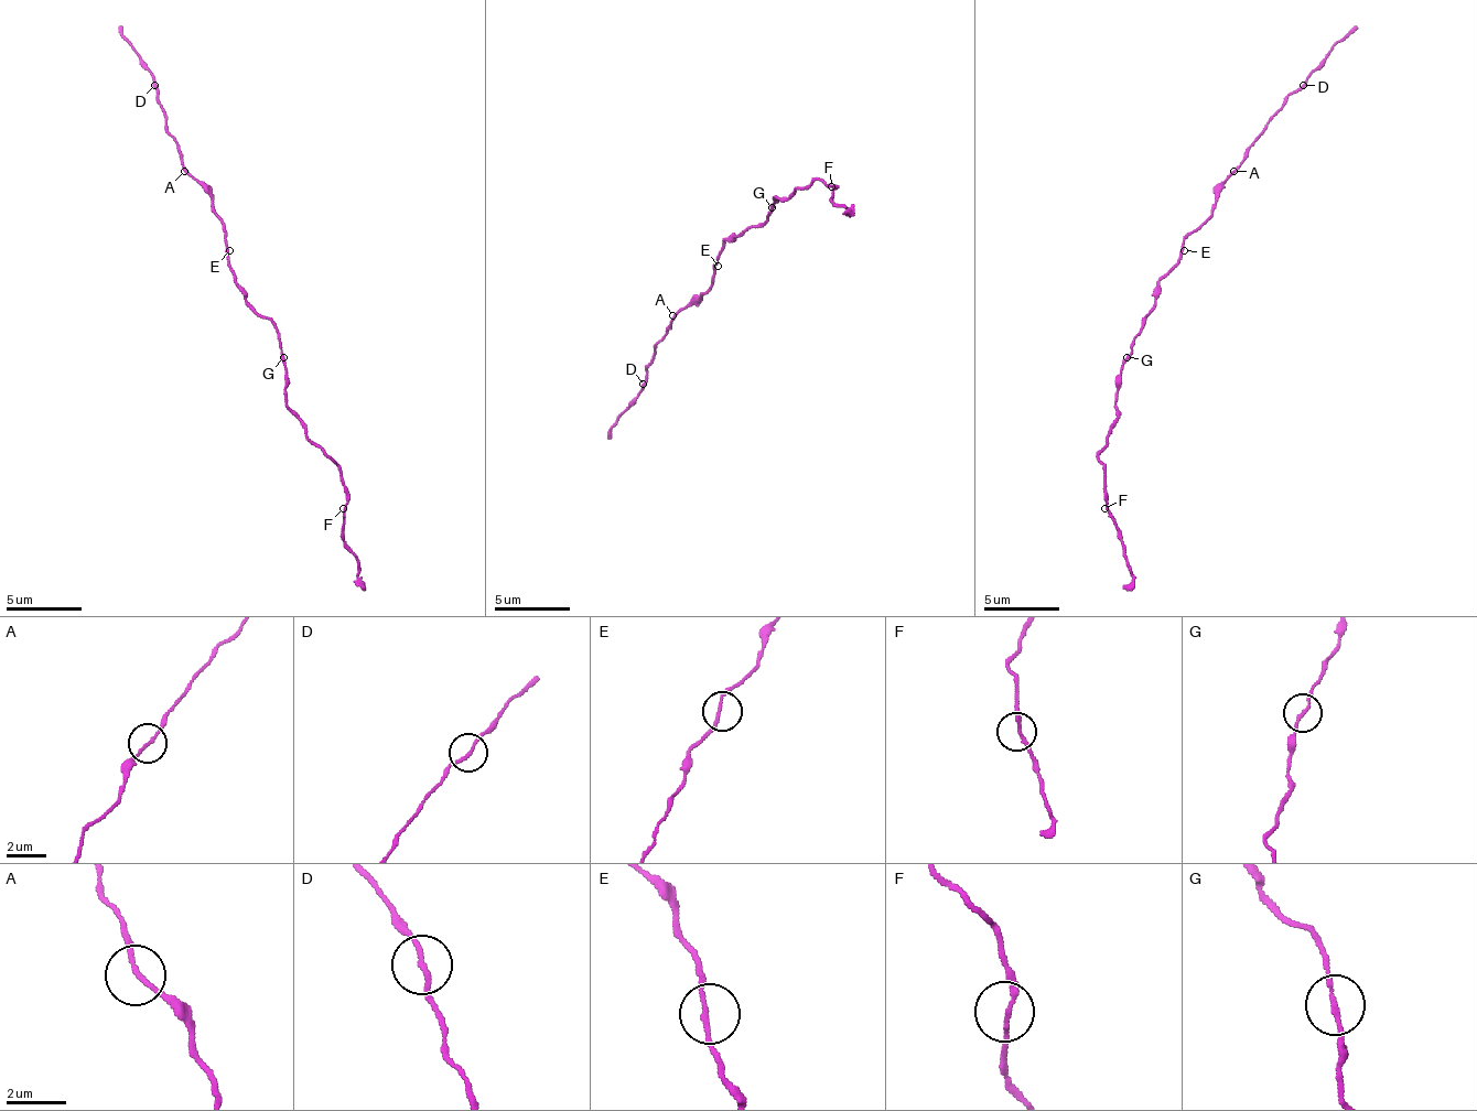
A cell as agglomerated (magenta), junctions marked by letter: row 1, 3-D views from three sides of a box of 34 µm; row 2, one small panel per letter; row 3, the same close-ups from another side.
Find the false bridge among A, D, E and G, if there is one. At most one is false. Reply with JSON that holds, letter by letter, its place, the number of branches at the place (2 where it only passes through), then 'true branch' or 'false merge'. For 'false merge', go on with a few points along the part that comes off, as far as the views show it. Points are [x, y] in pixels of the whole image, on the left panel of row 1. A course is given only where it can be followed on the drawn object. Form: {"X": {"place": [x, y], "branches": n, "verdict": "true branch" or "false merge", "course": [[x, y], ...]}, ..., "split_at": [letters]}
{"A": {"place": [184, 171], "branches": 2, "verdict": "true branch"}, "D": {"place": [154, 85], "branches": 2, "verdict": "true branch"}, "E": {"place": [229, 250], "branches": 2, "verdict": "true branch"}, "G": {"place": [283, 357], "branches": 2, "verdict": "false merge", "course": [[282, 356], [286, 409], [338, 470], [346, 496], [343, 538], [358, 561], [358, 583], [366, 591]]}, "split_at": ["G"]}

